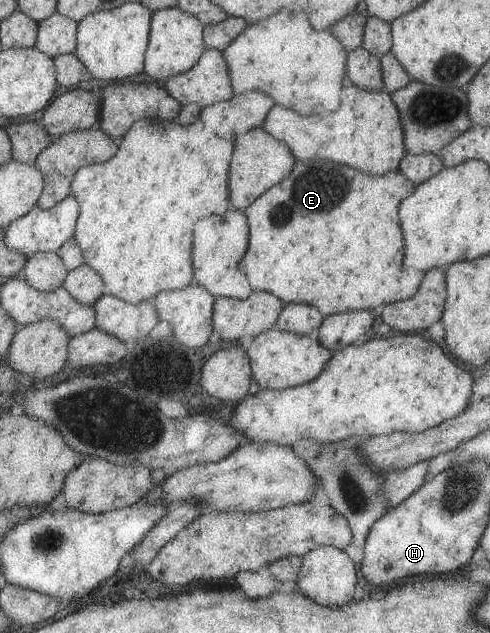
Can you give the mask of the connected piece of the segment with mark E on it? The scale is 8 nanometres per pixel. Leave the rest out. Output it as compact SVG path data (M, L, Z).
M295 160L292 171L275 186L266 190L261 196L258 196L243 212L247 219L249 227L247 250L244 257L239 261L238 269L242 272L252 291L265 291L276 296L283 304L286 303L305 303L316 308L322 317L344 313L347 311L362 311L374 309L376 306L391 304L402 300L407 300L416 294L422 281L423 274L416 268L402 268L404 262L404 234L400 229L400 220L398 217L398 208L400 202L412 194L415 185L409 182L398 170L389 171L385 174L375 176L359 172L351 167L334 164L328 160Z

